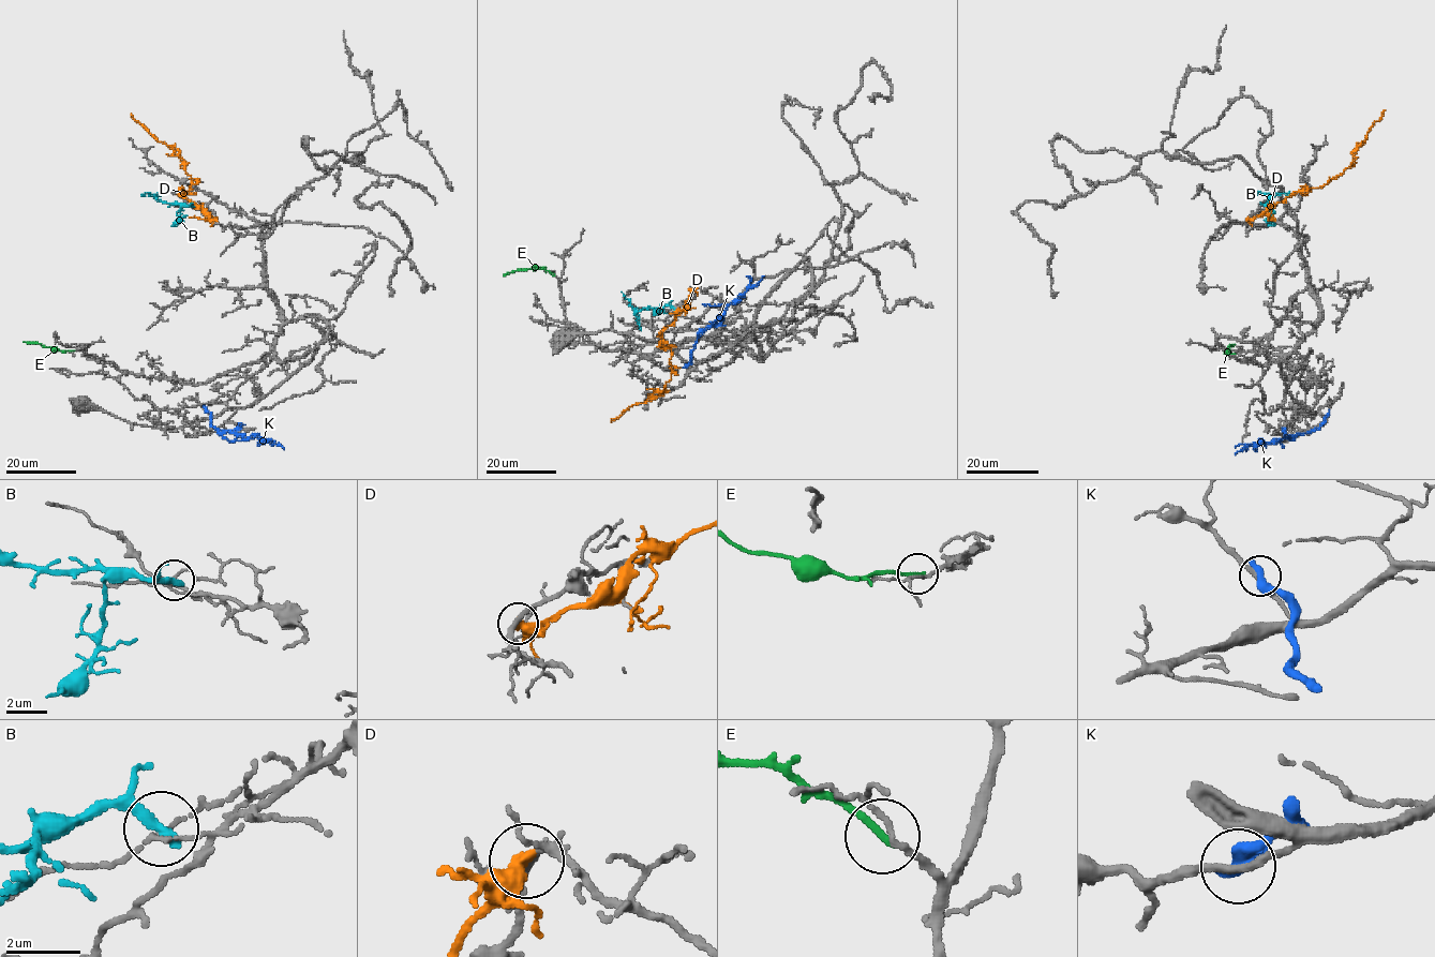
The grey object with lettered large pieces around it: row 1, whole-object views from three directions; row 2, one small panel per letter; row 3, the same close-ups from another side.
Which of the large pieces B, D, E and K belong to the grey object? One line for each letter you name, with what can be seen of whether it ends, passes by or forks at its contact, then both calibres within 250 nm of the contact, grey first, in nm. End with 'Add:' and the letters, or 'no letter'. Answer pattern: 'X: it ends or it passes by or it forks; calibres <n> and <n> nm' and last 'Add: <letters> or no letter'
Add: no letter

